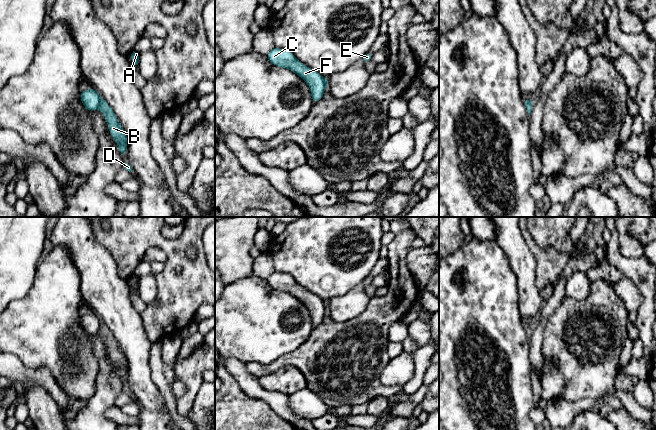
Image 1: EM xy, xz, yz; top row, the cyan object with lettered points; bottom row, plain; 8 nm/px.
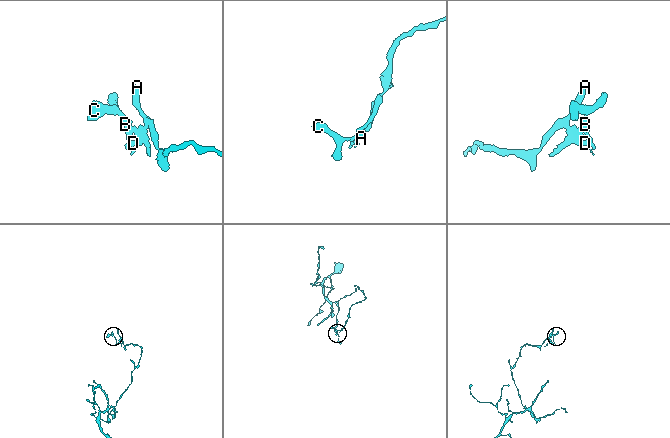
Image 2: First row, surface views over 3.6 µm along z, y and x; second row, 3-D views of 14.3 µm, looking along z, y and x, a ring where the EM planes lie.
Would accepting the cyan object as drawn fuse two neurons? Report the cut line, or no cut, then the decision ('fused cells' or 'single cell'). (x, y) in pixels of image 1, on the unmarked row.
cut xy (102, 323), (98, 332); fused cells

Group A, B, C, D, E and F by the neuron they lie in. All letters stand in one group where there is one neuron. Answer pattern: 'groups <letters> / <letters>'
groups A B D E / C F

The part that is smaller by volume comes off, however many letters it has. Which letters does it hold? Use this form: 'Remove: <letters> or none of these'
Remove: C, F

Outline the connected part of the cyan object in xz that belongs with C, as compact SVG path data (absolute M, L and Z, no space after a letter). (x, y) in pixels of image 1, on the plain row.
M274 271L266 280L273 289L288 292L299 299L310 311L313 327L323 323L323 316L327 310L325 302L318 296L299 286L288 274Z

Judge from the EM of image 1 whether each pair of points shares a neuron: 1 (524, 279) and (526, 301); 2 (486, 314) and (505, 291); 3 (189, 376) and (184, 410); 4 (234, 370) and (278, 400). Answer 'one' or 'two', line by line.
1: one
2: one
3: one
4: one

